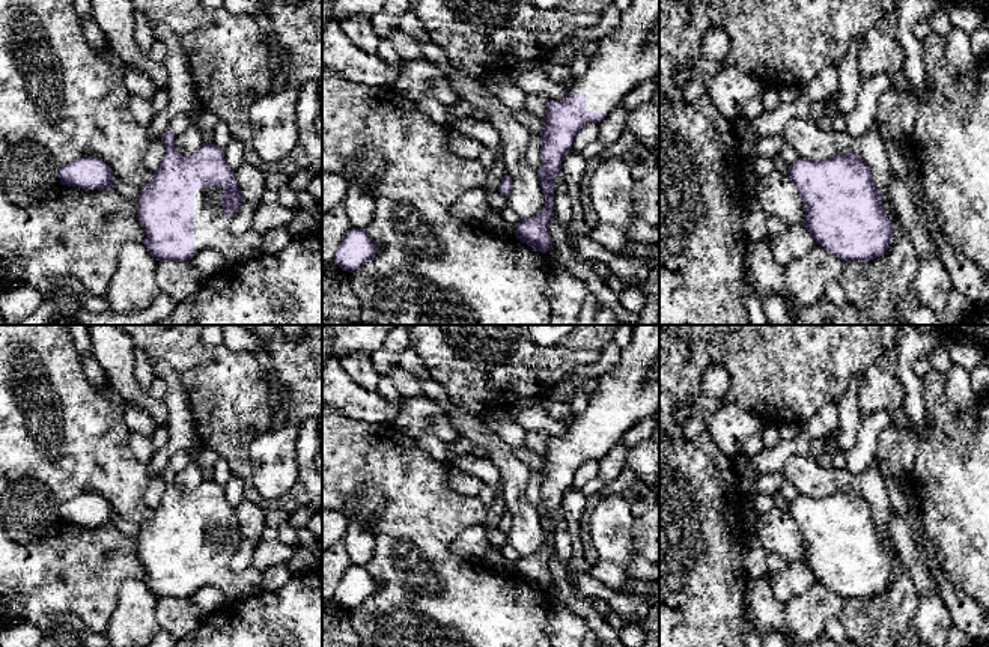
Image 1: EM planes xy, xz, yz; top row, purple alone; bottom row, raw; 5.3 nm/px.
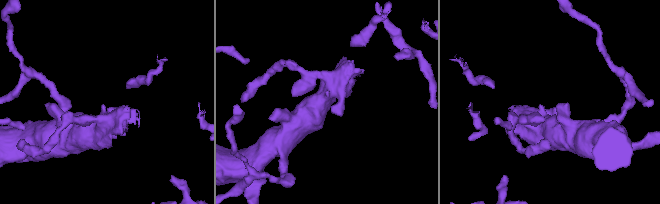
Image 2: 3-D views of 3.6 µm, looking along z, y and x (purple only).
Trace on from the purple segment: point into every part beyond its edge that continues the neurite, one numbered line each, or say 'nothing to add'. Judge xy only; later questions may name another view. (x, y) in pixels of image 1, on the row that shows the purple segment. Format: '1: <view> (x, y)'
1: xy (179, 122)
2: xy (211, 226)

